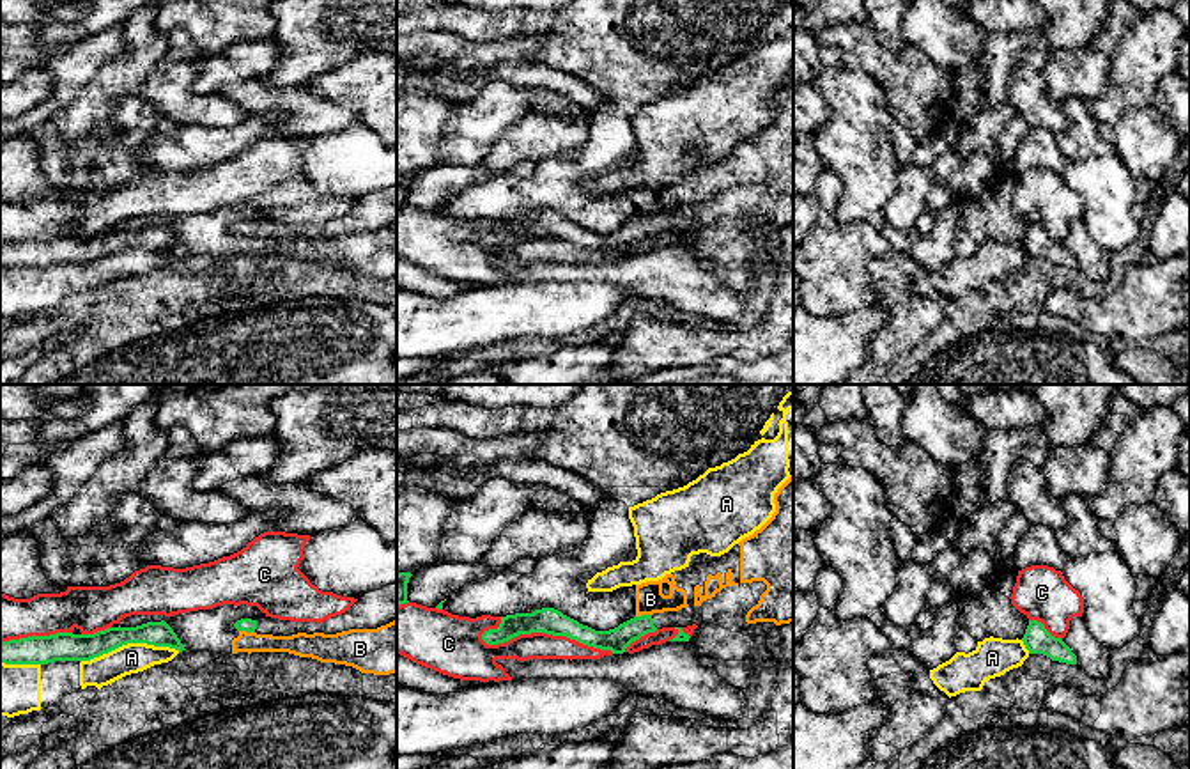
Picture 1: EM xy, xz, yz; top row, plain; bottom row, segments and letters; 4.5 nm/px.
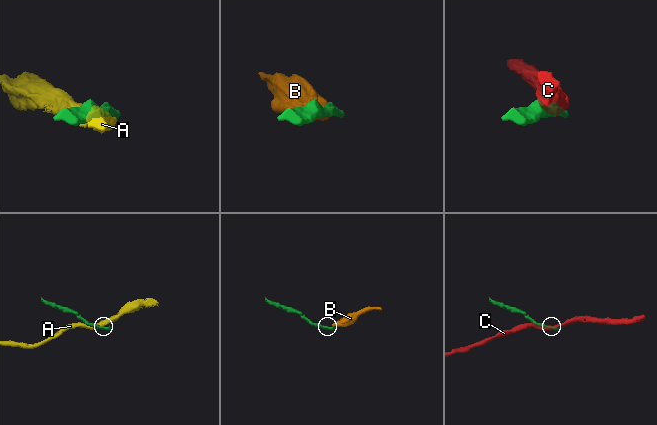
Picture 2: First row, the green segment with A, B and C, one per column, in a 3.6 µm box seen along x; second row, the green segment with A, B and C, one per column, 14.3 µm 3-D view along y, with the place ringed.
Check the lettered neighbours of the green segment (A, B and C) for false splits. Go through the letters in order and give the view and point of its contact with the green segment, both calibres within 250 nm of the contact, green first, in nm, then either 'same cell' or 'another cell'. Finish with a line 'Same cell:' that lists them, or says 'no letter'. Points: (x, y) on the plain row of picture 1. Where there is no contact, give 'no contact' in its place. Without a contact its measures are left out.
A: xy (130, 245) | 130/140 nm | another cell
B: xy (247, 234) | 60/100 nm | another cell
C: xz (546, 236) | 120/130 nm | another cell
Same cell: no letter

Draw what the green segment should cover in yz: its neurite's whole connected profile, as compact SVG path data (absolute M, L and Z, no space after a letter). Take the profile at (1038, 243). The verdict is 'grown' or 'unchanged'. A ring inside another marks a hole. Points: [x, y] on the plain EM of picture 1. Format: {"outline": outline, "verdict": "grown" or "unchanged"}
{"outline": "M1029 223L1022 245L1029 257L1043 257L1052 264L1077 268L1077 259L1071 252L1061 241L1052 239L1038 223Z", "verdict": "unchanged"}

